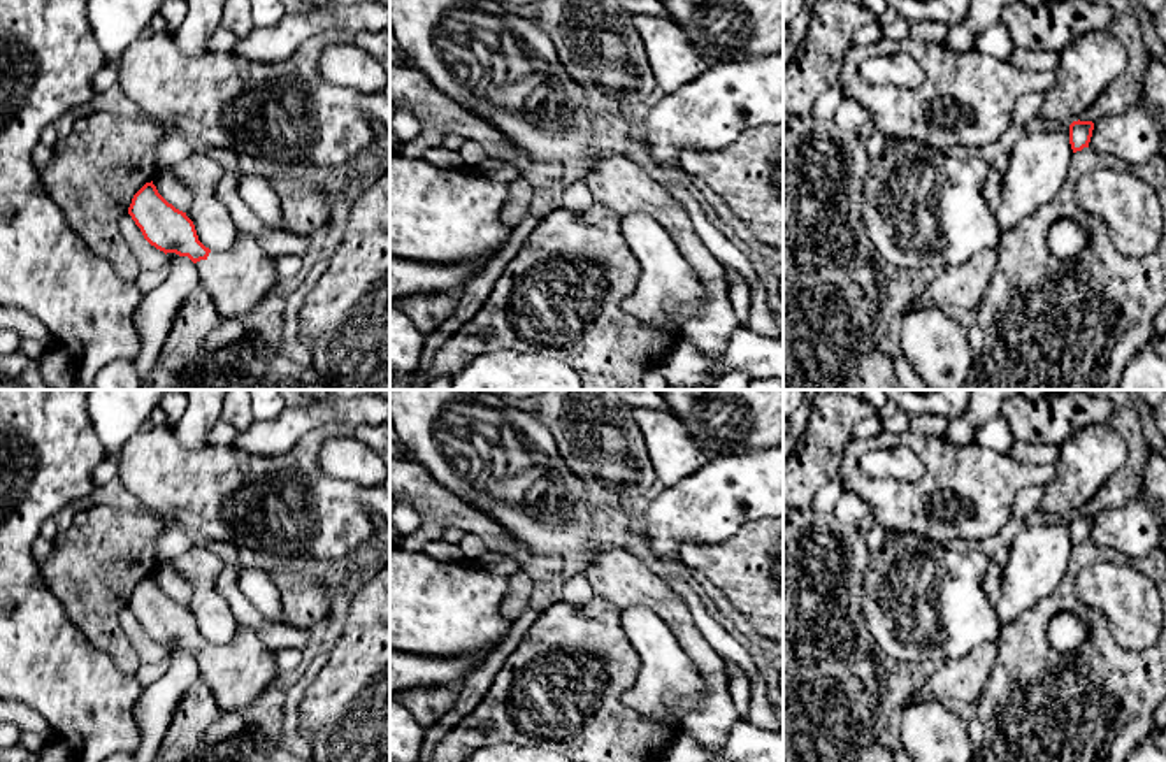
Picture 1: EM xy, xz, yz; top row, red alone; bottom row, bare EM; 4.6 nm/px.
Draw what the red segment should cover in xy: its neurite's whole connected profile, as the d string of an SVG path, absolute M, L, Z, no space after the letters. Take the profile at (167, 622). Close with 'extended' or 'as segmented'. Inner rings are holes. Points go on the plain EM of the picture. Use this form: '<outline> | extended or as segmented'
M146 576L132 592L128 607L140 622L144 632L156 643L188 650L200 671L200 678L211 688L221 711L237 711L249 706L276 678L279 667L274 660L274 650L269 648L258 634L241 625L228 644L211 644L205 641L197 629L193 615L186 606L169 597L151 576Z | extended

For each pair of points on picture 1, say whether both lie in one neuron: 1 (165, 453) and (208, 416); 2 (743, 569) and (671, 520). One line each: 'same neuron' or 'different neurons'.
1: different neurons
2: different neurons

